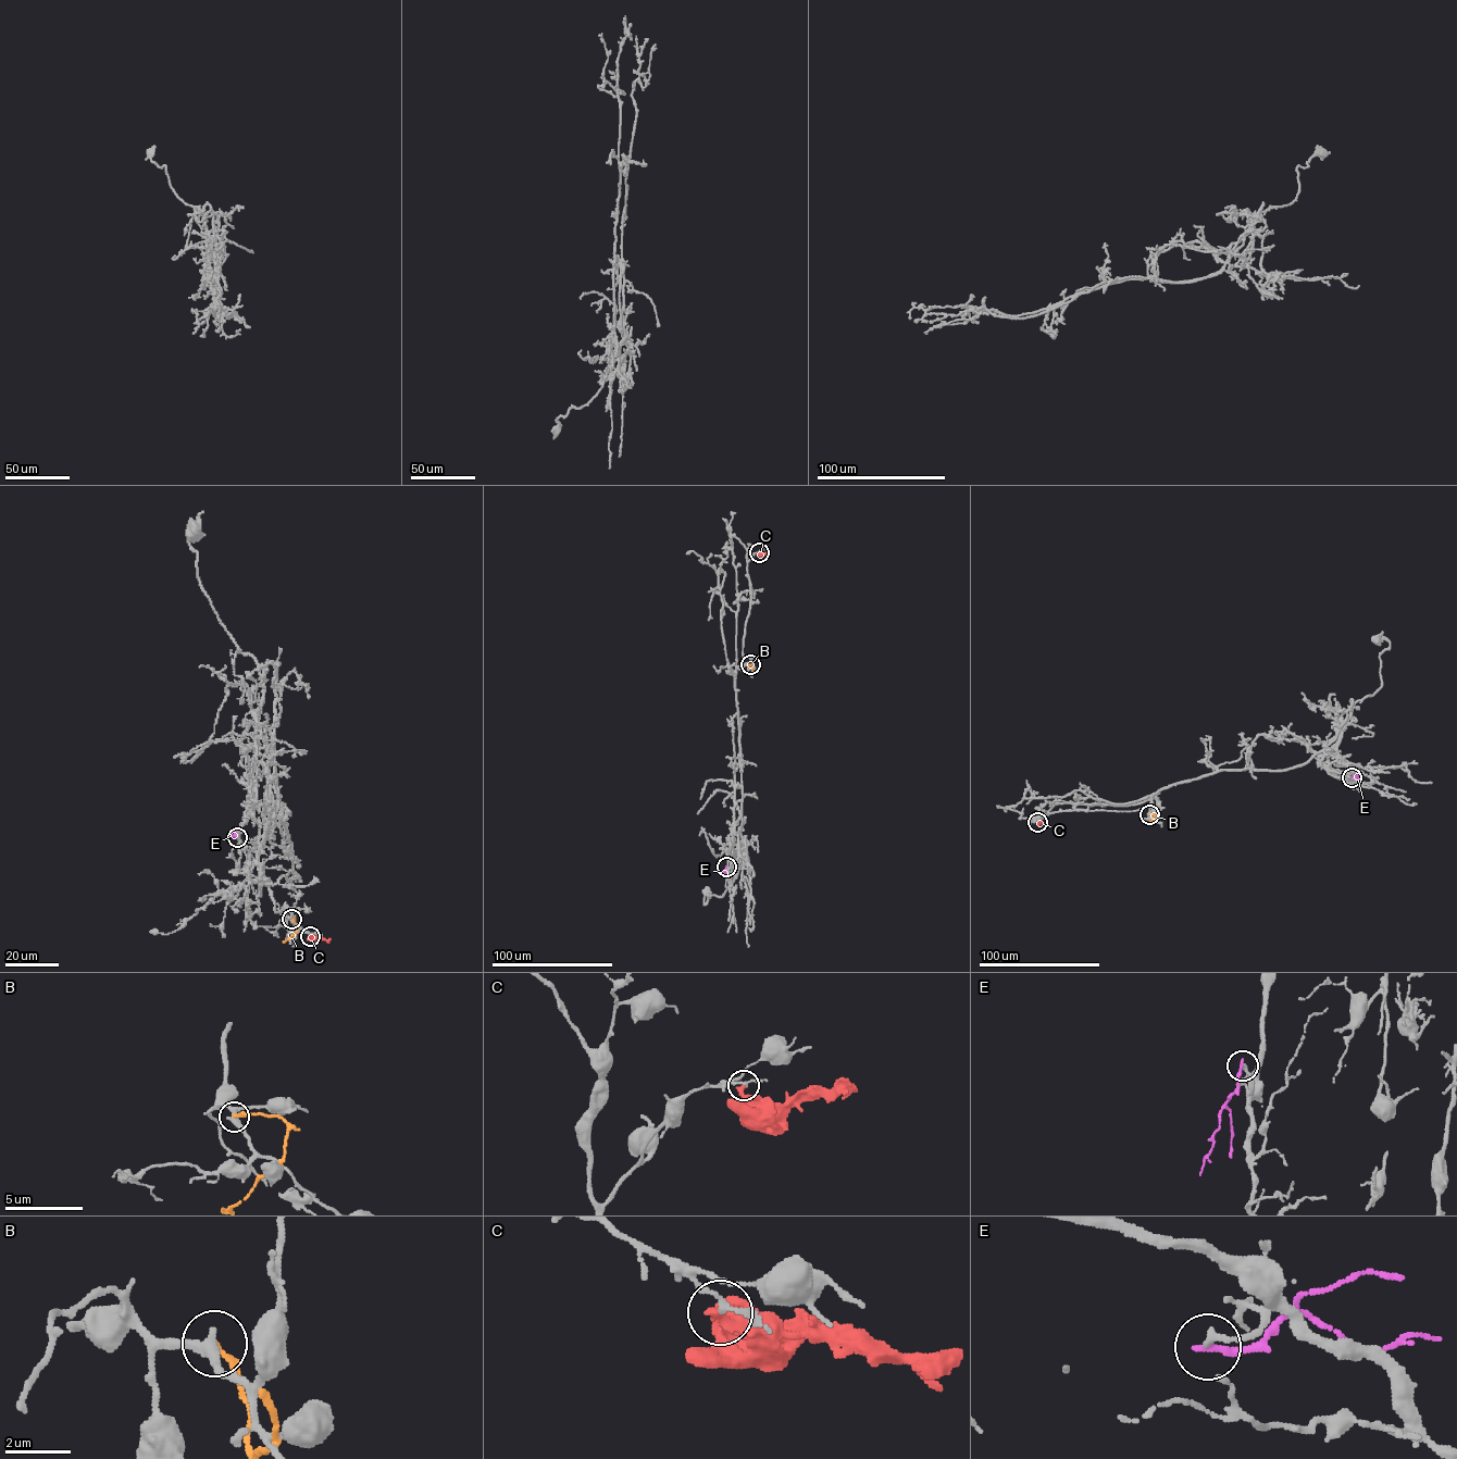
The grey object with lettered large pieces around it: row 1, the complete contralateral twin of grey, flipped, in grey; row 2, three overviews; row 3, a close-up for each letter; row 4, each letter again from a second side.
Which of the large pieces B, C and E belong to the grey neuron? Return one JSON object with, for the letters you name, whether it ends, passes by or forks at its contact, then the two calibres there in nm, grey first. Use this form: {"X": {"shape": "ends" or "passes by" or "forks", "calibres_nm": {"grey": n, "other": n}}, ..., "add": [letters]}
{"add": []}

